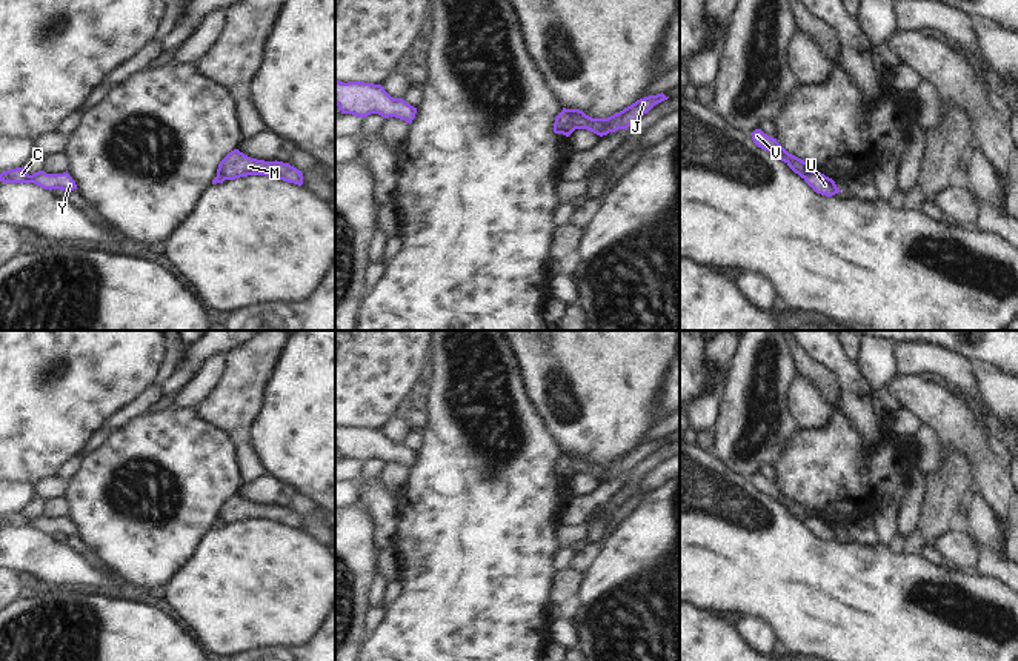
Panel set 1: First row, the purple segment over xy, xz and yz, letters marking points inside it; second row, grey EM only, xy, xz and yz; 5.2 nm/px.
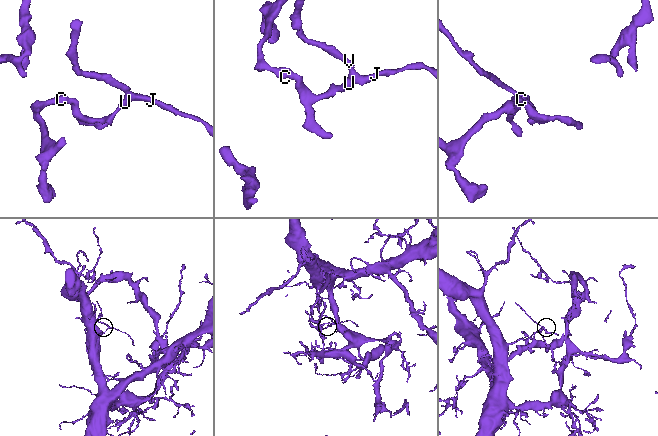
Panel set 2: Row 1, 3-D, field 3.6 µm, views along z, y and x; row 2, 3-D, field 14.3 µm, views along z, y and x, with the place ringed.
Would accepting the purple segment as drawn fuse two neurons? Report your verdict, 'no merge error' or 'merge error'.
merge error

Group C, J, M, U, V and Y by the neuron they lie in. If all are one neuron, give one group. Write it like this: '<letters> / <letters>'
C U Y / J M V

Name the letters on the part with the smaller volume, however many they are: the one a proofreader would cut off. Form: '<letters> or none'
J, M, V.

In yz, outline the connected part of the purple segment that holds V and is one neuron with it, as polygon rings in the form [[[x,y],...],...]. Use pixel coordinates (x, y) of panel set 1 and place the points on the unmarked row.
[[[755,473],[752,478],[754,487],[778,501],[781,506],[784,506],[795,518],[798,518],[801,523],[807,521],[812,513],[807,506],[789,498],[773,481],[769,481],[761,473]]]

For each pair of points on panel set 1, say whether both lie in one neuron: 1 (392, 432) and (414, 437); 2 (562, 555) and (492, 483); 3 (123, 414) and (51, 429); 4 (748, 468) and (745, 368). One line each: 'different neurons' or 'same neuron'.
1: different neurons
2: different neurons
3: different neurons
4: same neuron

